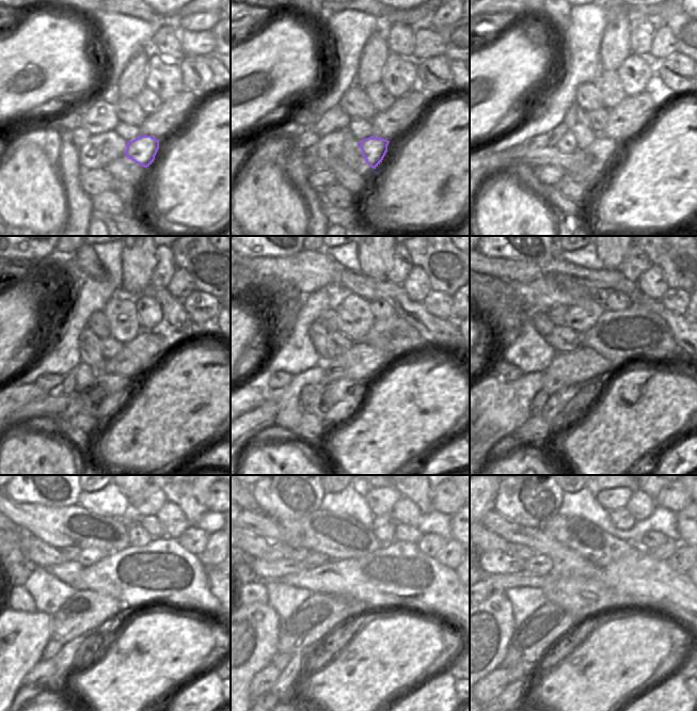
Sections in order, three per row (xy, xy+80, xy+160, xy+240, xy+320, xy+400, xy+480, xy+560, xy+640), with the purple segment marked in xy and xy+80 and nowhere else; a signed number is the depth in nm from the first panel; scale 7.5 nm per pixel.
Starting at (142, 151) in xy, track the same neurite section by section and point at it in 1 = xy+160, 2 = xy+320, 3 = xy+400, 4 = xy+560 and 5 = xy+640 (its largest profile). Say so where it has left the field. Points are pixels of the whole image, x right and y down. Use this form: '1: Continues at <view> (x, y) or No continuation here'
1: Continues at xy+160 (592, 161)
2: Continues at xy+320 (335, 403)
3: Continues at xy+400 (567, 405)
4: Continues at xy+560 (289, 676)
5: Continues at xy+640 (513, 692).

